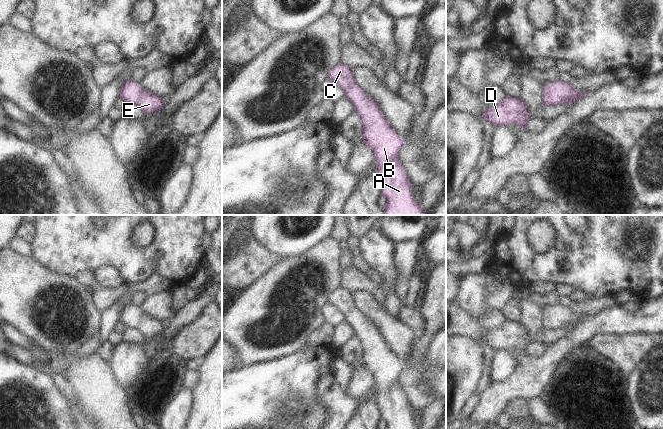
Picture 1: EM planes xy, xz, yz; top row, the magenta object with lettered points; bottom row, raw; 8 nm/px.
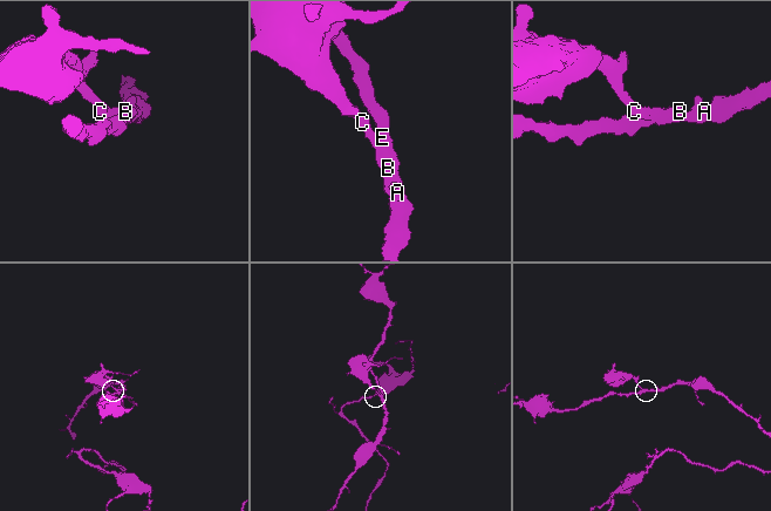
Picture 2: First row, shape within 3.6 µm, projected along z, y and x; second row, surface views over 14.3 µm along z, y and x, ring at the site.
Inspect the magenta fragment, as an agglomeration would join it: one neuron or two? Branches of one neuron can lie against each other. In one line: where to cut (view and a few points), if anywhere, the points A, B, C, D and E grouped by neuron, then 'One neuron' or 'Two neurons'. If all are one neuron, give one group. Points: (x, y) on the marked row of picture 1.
No split. Groups: A B C D E. One neuron

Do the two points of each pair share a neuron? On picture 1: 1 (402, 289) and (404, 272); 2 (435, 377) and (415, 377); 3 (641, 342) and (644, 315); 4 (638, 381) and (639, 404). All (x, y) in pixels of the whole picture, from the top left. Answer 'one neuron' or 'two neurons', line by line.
1: one neuron
2: one neuron
3: two neurons
4: one neuron

